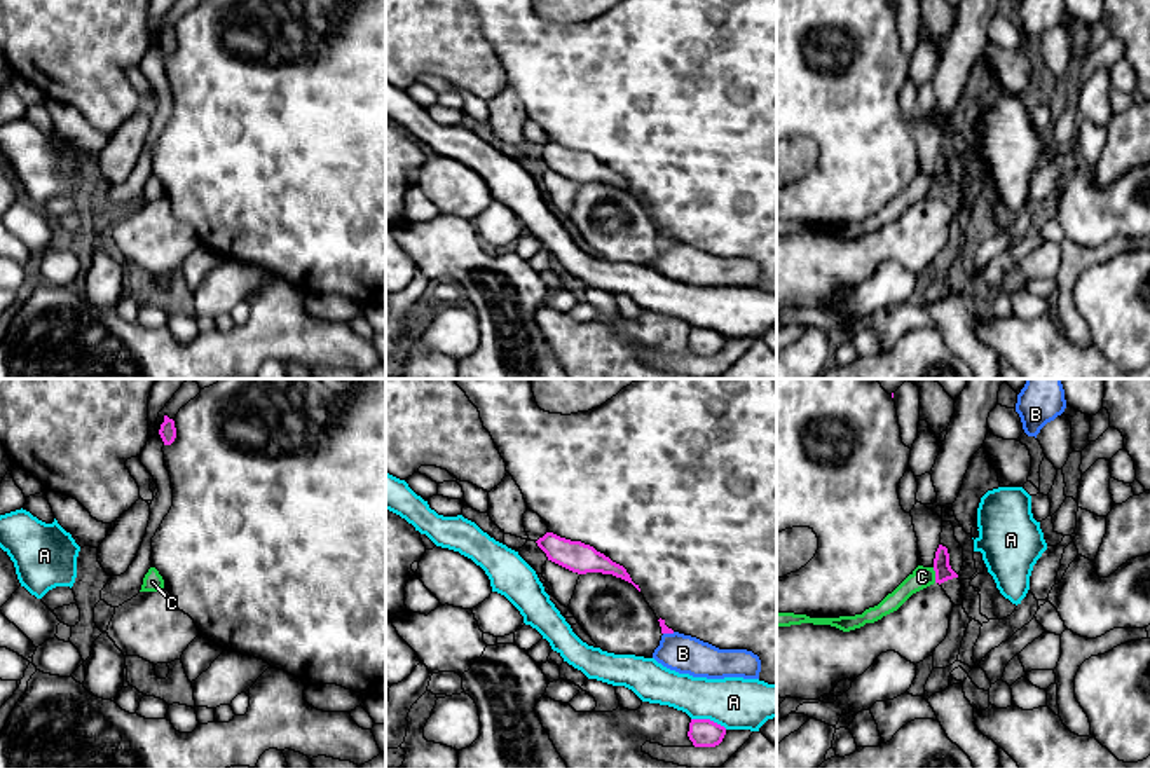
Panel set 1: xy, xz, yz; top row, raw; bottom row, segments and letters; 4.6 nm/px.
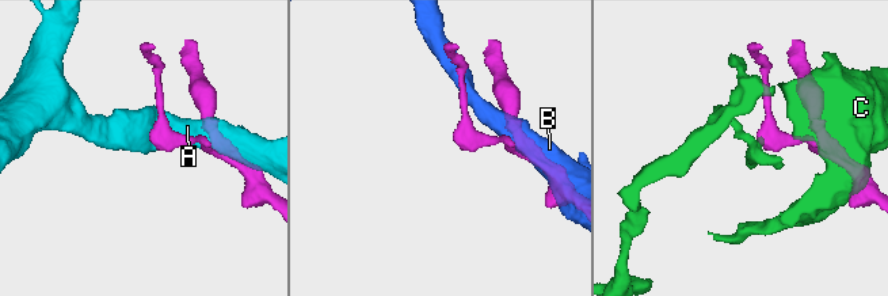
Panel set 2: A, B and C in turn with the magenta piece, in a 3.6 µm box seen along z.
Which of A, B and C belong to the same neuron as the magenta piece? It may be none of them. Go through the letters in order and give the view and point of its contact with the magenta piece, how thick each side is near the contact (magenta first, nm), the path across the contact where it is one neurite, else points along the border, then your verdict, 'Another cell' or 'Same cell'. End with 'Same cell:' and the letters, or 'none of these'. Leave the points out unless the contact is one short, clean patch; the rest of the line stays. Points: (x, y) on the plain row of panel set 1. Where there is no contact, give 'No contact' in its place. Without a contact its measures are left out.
A: Touches magenta at xz (709, 329). Thickness 130 nm (magenta) against 240 nm. Another cell
B: Touches magenta at xz (669, 241). Thickness 40 nm (magenta) against 180 nm. Another cell
C: Touches magenta at yz (936, 184). Thickness 80 nm (magenta) against 100 nm. Boundary: yz (932, 177), (936, 191). Another cell
Same cell: none of these

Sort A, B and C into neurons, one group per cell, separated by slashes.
A / B / C

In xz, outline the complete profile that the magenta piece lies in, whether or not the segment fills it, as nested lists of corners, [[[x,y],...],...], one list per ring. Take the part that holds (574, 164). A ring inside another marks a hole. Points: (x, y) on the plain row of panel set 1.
[[[546,141],[546,143],[544,143],[543,147],[539,147],[536,152],[537,152],[537,155],[546,162],[548,169],[551,169],[551,171],[555,171],[555,173],[558,173],[558,175],[562,175],[562,176],[572,180],[572,182],[578,182],[578,183],[586,183],[586,182],[613,183],[613,185],[616,185],[616,187],[621,187],[621,189],[632,192],[632,194],[640,201],[639,194],[635,194],[635,192],[632,190],[630,183],[626,182],[626,178],[625,178],[623,175],[613,171],[609,166],[606,166],[604,162],[597,161],[597,159],[595,159],[593,155],[590,155],[590,154],[585,154],[585,152],[581,152],[581,150],[571,150],[571,148],[560,147],[560,145],[557,145],[557,143],[553,143],[553,141]]]

